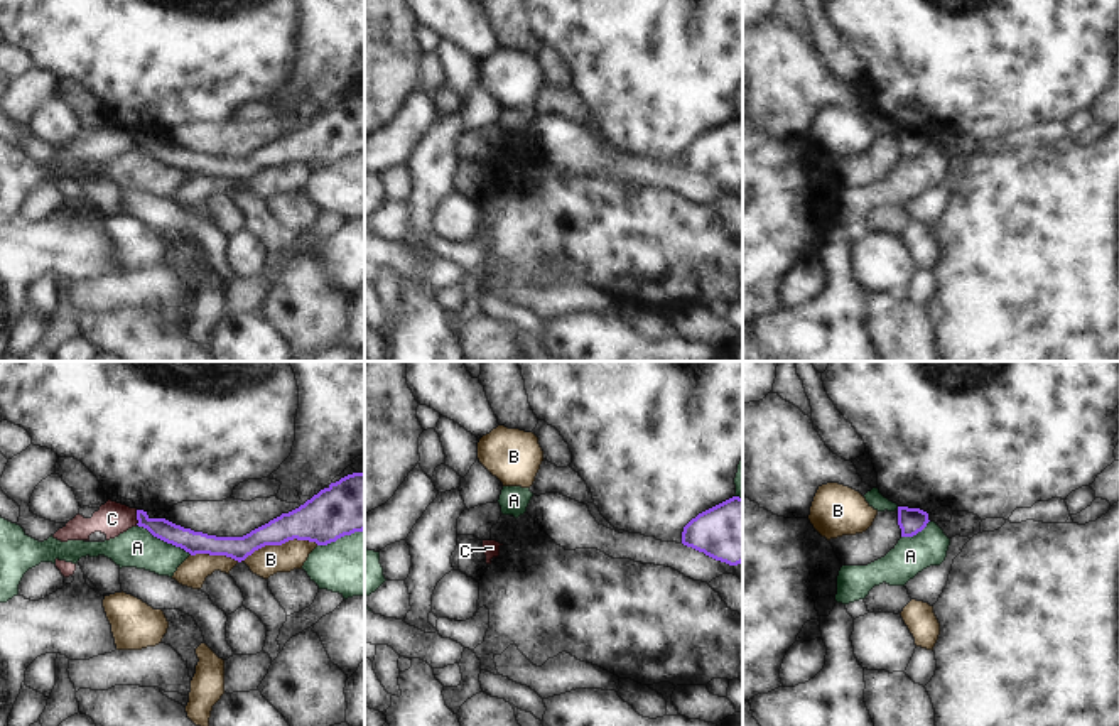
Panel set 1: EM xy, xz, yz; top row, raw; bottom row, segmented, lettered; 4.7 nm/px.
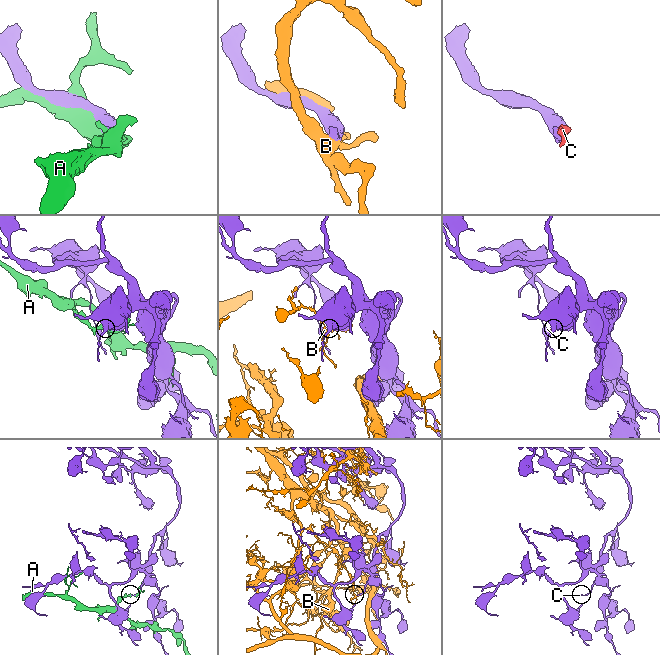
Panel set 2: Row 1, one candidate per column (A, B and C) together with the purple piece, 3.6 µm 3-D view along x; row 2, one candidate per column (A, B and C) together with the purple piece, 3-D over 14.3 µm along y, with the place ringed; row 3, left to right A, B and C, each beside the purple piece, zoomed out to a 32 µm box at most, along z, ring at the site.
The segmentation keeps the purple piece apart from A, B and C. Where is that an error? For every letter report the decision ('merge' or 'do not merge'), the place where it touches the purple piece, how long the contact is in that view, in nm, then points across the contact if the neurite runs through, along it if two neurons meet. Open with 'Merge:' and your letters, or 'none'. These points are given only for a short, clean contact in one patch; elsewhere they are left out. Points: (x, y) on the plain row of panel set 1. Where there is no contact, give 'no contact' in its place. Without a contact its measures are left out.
Merge: none
A: do not merge; contact xy (164, 162); length 300 nm
B: do not merge; contact xy (254, 173); length 600 nm
C: do not merge; contact xy (137, 139); length 70 nm; border xy (135, 132), (137, 146)

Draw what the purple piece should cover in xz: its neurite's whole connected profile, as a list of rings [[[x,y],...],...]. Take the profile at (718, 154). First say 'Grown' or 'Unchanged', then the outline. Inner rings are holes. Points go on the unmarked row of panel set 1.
Unchanged. [[[732,118],[692,140],[682,165],[705,177],[738,187],[743,184],[743,120]]]

